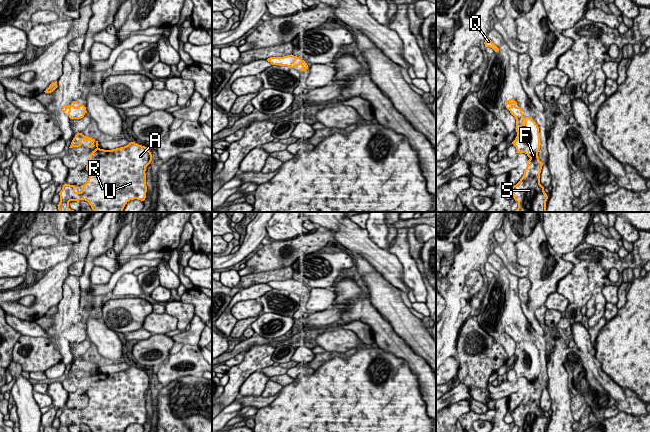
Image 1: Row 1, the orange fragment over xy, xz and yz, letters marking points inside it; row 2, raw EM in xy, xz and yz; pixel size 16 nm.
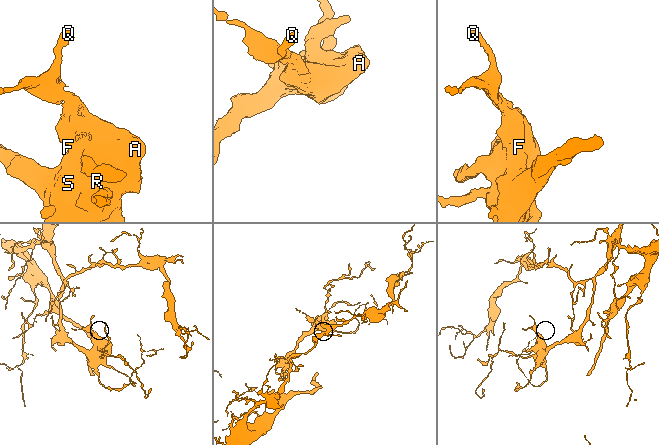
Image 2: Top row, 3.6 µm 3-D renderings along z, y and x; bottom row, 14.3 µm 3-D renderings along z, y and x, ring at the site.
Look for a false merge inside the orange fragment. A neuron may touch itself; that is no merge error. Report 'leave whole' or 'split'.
leave whole

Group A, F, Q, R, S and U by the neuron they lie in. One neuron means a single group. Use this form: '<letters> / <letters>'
A F Q R S U

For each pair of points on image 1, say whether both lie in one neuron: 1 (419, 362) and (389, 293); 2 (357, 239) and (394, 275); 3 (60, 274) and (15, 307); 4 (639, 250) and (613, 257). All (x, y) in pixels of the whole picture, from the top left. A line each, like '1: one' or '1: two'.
1: two
2: one
3: one
4: one

